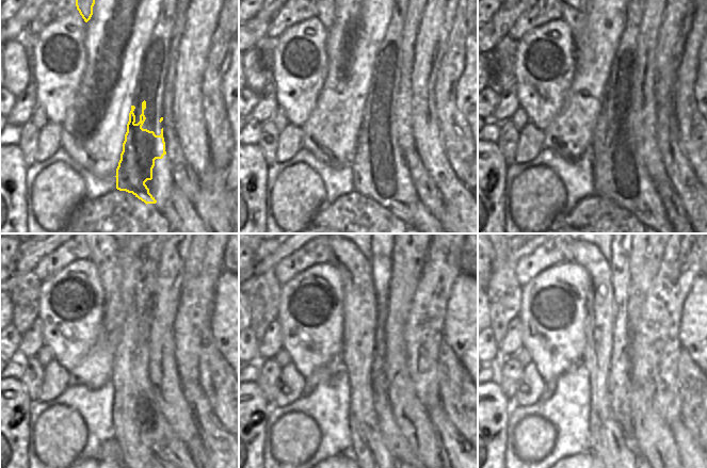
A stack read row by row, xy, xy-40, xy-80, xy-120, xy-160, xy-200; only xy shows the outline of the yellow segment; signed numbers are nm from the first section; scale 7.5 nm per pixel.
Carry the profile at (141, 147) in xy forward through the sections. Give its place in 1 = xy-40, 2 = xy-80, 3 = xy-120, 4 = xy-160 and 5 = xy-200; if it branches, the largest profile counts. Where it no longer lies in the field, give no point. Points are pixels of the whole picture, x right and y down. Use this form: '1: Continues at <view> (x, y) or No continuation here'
1: Continues at xy-40 (378, 150)
2: Continues at xy-80 (613, 151)
3: Continues at xy-120 (134, 428)
4: Continues at xy-160 (370, 421)
5: Continues at xy-200 (610, 442).

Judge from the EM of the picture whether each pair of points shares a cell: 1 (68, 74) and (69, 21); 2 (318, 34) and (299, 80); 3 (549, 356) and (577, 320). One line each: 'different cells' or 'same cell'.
1: same cell
2: same cell
3: same cell

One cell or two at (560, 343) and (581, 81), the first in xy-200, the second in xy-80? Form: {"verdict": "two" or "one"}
{"verdict": "two"}

